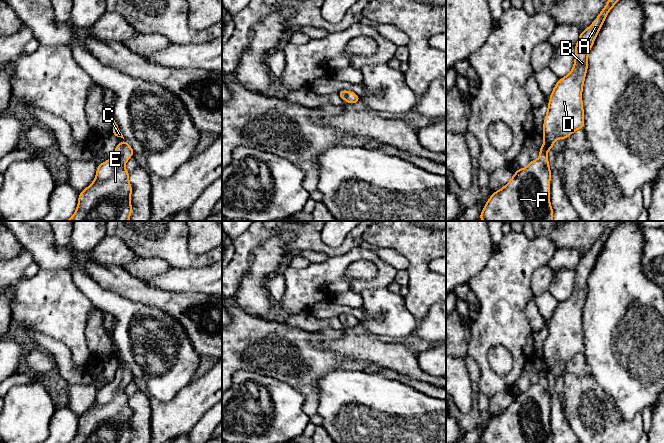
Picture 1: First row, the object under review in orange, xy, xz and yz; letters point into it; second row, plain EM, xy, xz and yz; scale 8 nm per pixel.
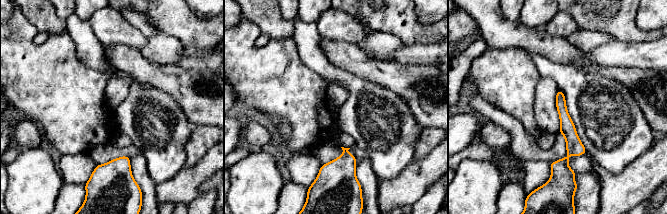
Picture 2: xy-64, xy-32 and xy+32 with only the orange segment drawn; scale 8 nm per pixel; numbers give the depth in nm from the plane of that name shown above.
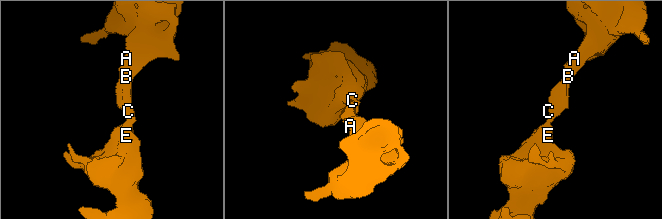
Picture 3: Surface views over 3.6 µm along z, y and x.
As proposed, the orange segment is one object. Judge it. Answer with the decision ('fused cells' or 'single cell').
single cell

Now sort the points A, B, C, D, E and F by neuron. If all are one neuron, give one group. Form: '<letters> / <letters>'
A B C D E F

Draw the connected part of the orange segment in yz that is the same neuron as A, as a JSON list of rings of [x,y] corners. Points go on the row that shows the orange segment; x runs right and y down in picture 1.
[[[608,0],[593,23],[581,32],[575,45],[575,60],[570,73],[560,78],[550,95],[548,109],[543,124],[544,144],[539,149],[540,156],[522,169],[501,189],[494,192],[487,200],[479,218],[482,221],[552,221],[553,209],[550,204],[551,170],[547,152],[558,139],[568,138],[574,131],[584,128],[584,110],[582,102],[583,83],[588,68],[588,55],[593,43],[613,6],[618,0]]]

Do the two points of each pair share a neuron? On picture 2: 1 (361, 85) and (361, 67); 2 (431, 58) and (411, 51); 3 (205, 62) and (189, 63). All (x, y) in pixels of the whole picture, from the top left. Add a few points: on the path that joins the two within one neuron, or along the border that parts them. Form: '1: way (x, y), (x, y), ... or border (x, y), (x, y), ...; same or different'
1: border (340, 67), (383, 86); different
2: way (426, 55), (416, 54); same
3: way (201, 63), (193, 63); same

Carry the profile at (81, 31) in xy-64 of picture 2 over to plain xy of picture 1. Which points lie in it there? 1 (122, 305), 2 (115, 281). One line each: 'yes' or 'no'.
1: yes
2: no

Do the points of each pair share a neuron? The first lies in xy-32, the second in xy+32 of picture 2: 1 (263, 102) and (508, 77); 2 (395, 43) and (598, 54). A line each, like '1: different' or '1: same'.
1: same
2: different

